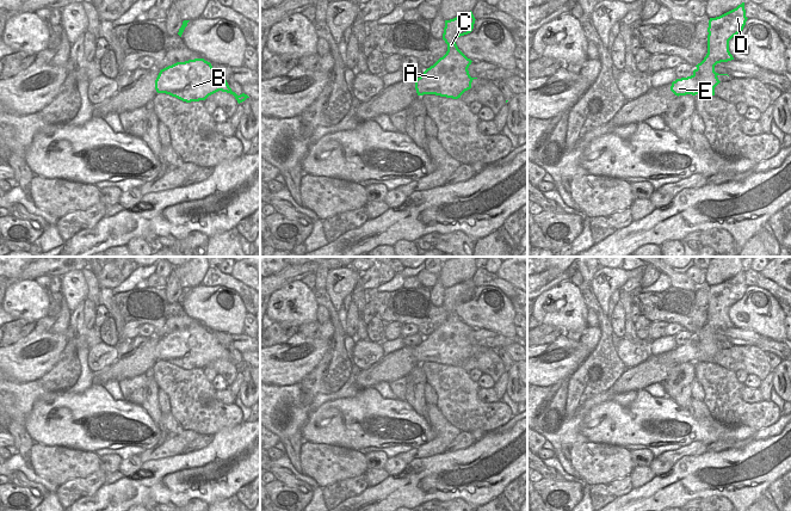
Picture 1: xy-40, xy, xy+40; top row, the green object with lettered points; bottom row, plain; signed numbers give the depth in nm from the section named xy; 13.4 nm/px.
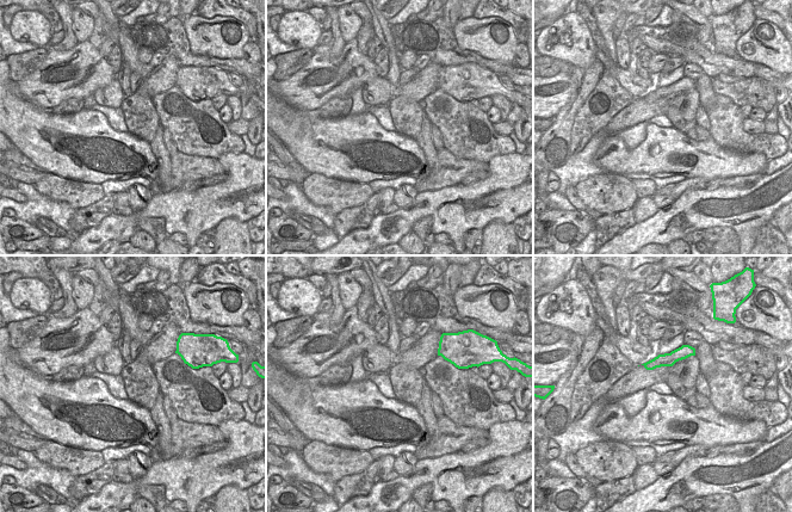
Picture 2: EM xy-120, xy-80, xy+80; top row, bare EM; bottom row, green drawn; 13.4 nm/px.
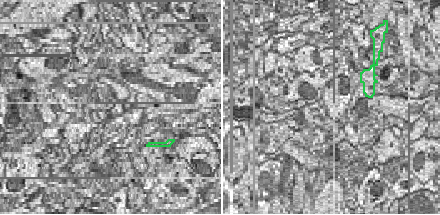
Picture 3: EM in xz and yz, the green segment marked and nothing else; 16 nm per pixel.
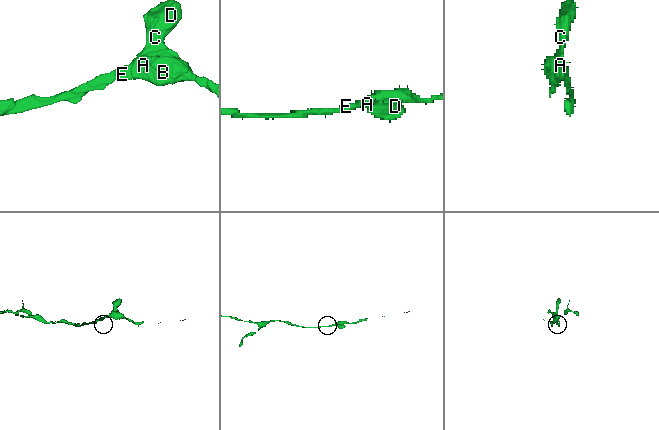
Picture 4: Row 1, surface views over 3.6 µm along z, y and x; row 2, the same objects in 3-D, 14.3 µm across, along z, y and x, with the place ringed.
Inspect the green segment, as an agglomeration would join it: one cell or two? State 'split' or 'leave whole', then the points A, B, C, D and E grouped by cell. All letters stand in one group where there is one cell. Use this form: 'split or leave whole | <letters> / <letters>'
leave whole | A B C D E

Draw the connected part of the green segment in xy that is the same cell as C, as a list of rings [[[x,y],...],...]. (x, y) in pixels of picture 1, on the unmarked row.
[[[471,278],[445,288],[443,307],[447,312],[447,319],[420,345],[415,346],[418,363],[435,362],[458,367],[471,356],[472,347],[477,346],[471,345],[468,338],[472,328],[458,316],[456,307],[470,301],[475,288]]]

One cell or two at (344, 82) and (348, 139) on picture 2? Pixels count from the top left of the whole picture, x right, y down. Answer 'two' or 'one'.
two

